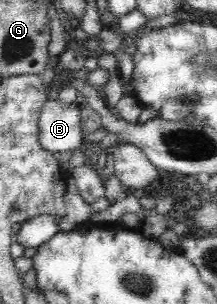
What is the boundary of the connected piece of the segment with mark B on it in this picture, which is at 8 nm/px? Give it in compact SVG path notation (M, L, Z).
M48 100L39 114L39 141L46 151L66 152L80 148L84 135L80 131L80 109L78 102L64 104Z

